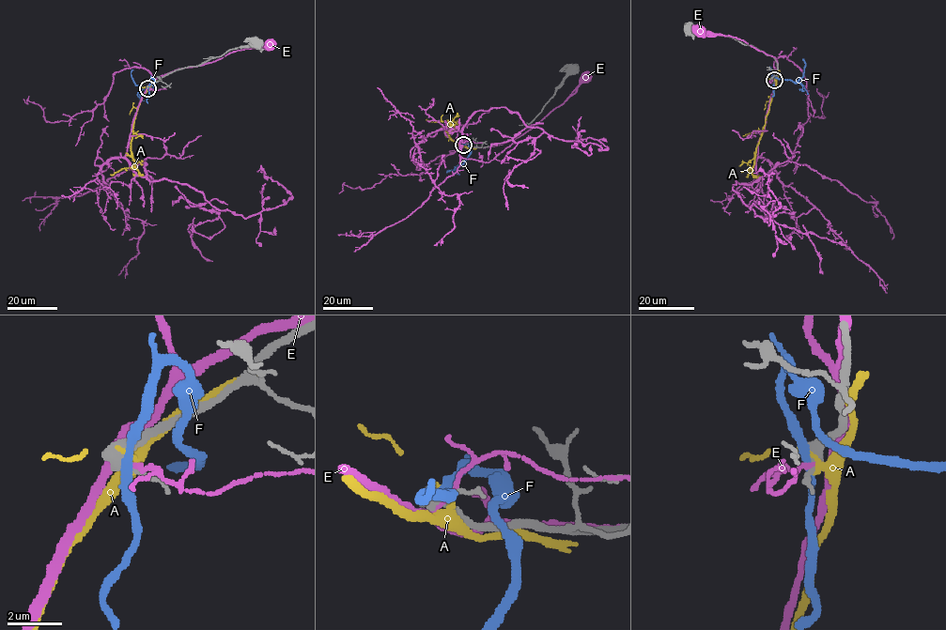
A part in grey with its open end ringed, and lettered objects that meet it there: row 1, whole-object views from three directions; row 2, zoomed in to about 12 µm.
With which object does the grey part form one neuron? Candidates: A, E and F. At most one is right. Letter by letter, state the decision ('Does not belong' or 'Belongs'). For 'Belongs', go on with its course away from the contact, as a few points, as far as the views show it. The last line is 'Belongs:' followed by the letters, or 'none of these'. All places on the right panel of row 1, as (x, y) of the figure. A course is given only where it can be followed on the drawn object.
A: Does not belong
E: Does not belong
F: Does not belong
Belongs: none of these

